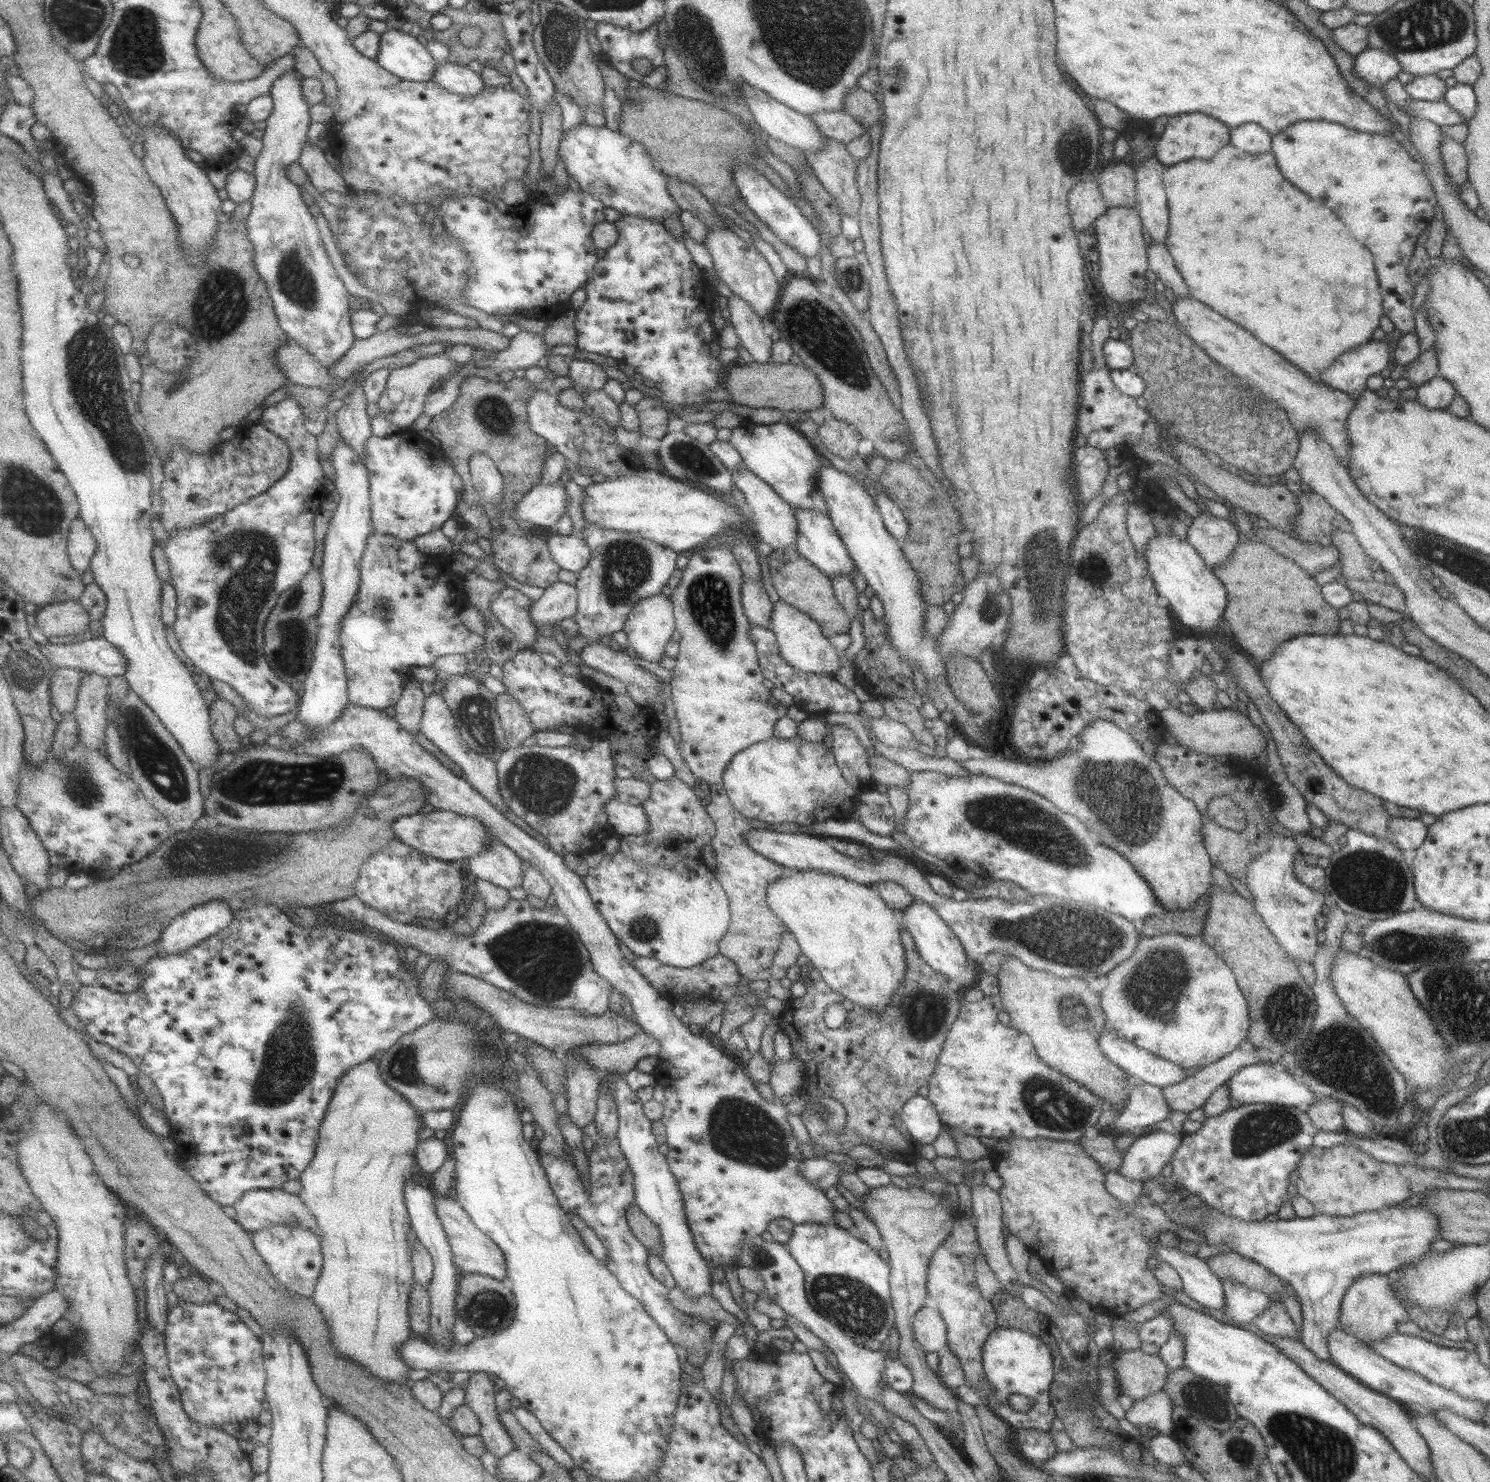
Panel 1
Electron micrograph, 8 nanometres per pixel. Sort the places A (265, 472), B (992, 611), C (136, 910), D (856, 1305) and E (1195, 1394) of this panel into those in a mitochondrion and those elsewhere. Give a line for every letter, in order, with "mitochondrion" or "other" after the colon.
A: other
B: mitochondrion
C: other
D: mitochondrion
E: mitochondrion

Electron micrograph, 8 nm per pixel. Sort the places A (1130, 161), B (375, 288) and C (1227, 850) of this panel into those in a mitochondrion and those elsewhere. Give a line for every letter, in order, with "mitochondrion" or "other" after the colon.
A: other
B: other
C: other

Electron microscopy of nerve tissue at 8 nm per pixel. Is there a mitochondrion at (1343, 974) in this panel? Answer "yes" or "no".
no

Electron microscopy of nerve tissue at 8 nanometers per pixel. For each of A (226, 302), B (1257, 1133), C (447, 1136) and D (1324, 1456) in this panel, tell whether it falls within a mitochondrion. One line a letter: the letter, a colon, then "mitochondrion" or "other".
A: mitochondrion
B: mitochondrion
C: other
D: mitochondrion

